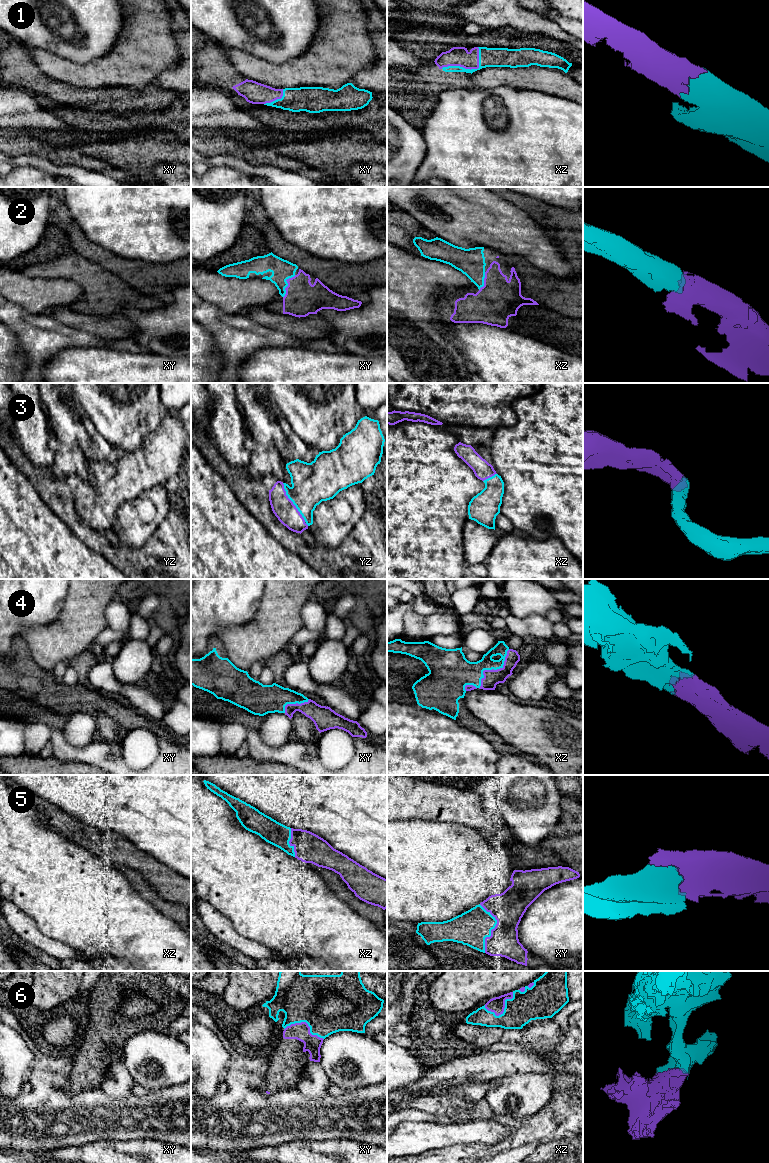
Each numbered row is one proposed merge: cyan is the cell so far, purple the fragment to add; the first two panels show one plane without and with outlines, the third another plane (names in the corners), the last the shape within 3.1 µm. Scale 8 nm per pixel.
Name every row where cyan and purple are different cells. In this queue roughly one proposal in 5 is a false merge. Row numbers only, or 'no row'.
no row

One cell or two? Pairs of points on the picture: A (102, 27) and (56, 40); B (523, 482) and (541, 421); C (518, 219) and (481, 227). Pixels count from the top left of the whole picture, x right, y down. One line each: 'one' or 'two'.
A: one
B: one
C: one

